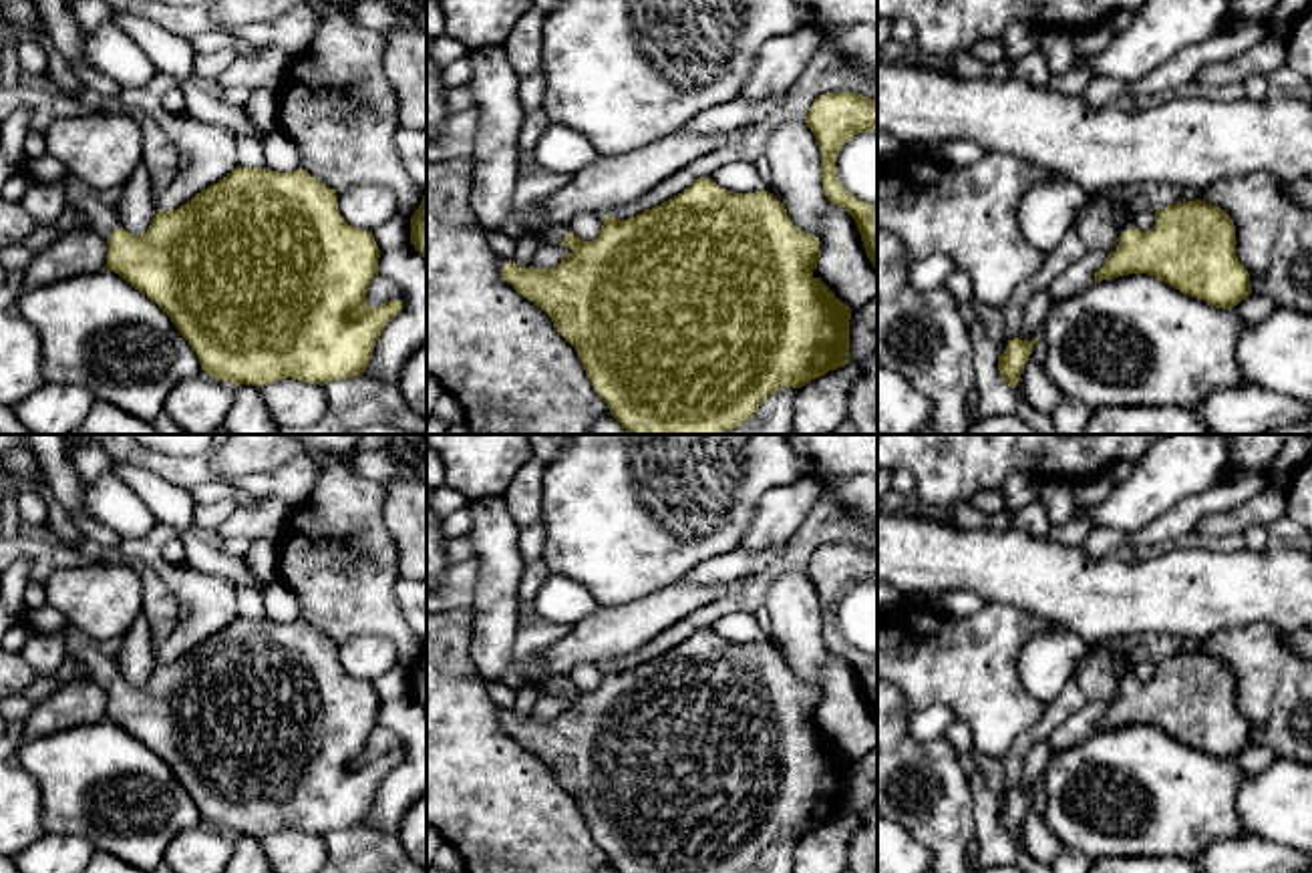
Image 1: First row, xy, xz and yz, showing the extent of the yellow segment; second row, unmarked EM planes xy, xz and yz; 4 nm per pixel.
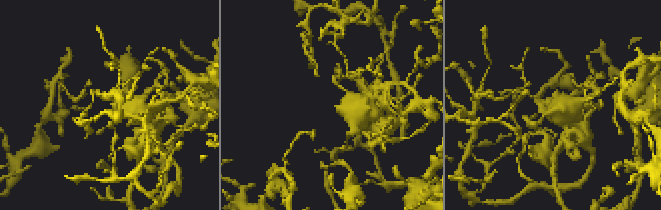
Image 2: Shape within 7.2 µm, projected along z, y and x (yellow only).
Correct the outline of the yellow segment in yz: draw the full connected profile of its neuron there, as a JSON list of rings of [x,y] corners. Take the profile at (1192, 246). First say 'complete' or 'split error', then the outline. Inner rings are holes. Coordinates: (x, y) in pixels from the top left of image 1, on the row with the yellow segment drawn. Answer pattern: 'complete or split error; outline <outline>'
split error; outline [[[1177,201],[1155,213],[1149,231],[1141,231],[1131,213],[1119,233],[1119,245],[1095,274],[1095,284],[1147,274],[1223,310],[1252,294],[1250,274],[1236,255],[1236,225],[1215,205]]]

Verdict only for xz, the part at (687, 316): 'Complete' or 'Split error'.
Split error

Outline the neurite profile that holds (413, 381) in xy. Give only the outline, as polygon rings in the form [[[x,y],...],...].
[[[427,344],[402,368],[398,388],[406,404],[427,420]]]

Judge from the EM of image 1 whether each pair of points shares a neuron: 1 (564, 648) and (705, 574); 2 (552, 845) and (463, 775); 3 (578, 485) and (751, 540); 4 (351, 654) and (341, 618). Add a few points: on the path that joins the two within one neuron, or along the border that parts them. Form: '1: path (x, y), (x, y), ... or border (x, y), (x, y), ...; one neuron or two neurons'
1: border (735, 578), (723, 584), (689, 584), (683, 580); two neurons
2: path (530, 839), (485, 795); one neuron
3: border (763, 495), (739, 546); two neurons
4: border (393, 642), (381, 636), (351, 636), (339, 646); two neurons

